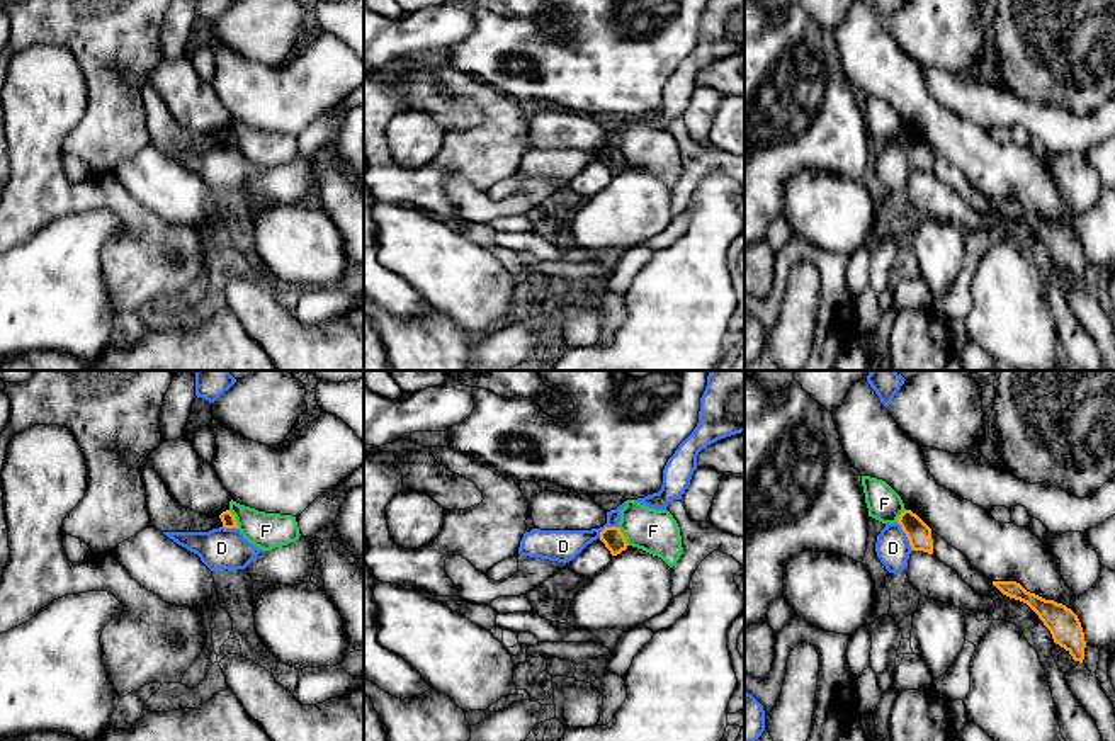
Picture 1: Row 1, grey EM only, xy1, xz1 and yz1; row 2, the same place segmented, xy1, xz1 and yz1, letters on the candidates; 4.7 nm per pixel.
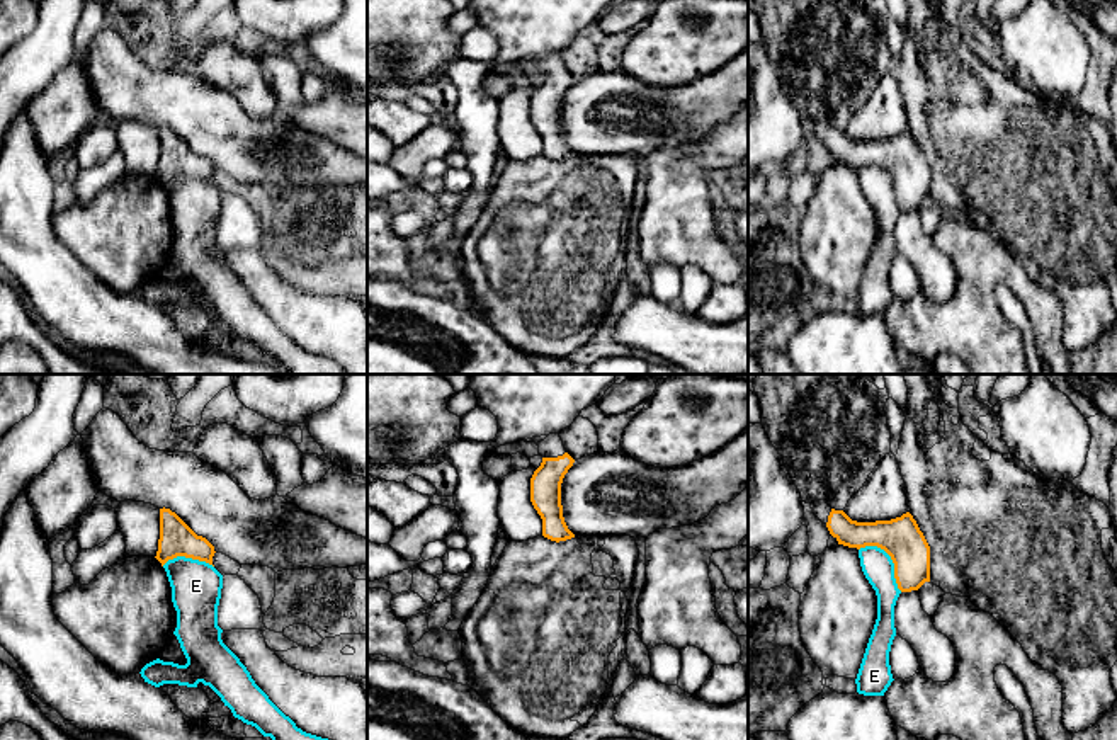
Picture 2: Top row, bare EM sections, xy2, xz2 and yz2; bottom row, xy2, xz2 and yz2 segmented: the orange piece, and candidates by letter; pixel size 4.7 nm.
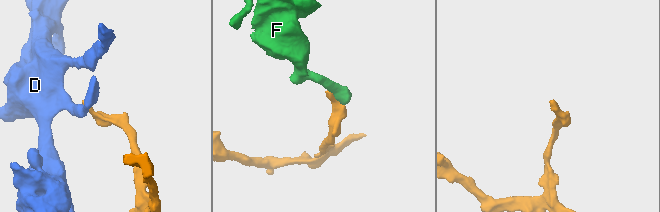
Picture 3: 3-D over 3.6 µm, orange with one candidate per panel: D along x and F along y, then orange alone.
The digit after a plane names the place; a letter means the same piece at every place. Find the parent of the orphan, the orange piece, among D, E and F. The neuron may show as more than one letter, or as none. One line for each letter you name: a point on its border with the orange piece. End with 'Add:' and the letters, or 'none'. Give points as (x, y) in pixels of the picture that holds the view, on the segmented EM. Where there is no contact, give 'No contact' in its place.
Add: none

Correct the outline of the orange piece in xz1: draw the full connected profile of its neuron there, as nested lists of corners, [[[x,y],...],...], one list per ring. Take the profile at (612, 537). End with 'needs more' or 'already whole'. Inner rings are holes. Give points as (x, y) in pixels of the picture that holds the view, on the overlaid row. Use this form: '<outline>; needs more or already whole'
[[[605,527],[600,532],[600,540],[605,544],[612,556],[620,554],[629,546],[619,527]]]; already whole

